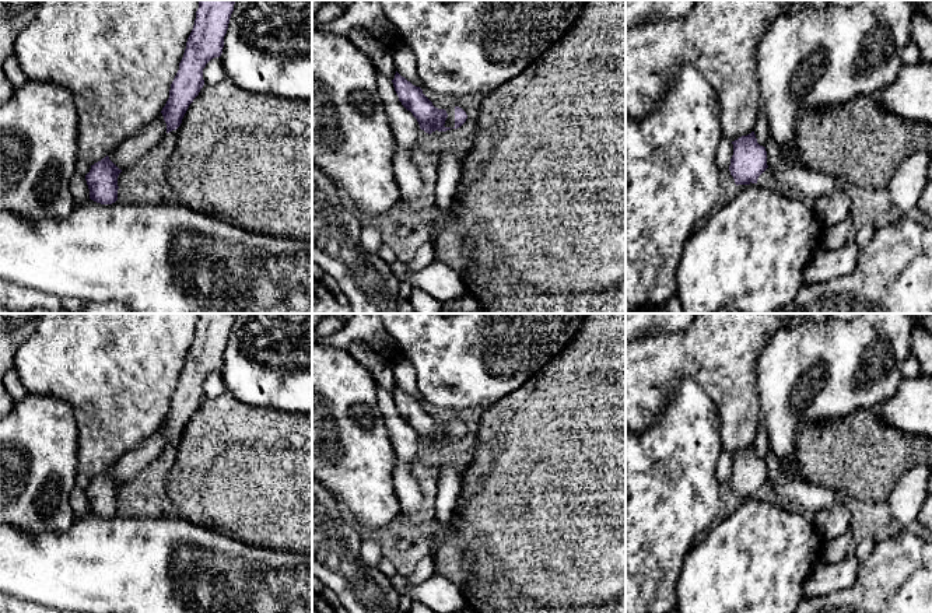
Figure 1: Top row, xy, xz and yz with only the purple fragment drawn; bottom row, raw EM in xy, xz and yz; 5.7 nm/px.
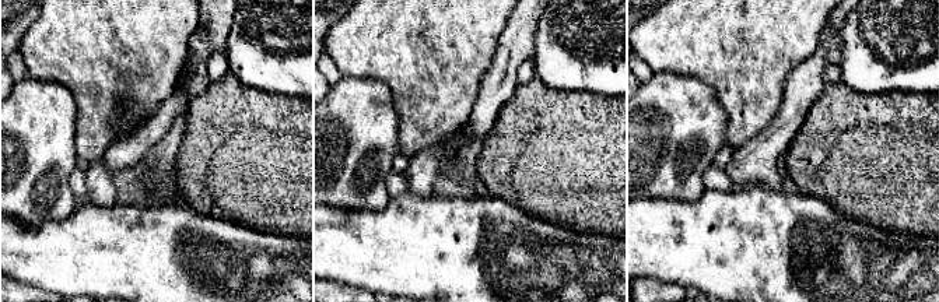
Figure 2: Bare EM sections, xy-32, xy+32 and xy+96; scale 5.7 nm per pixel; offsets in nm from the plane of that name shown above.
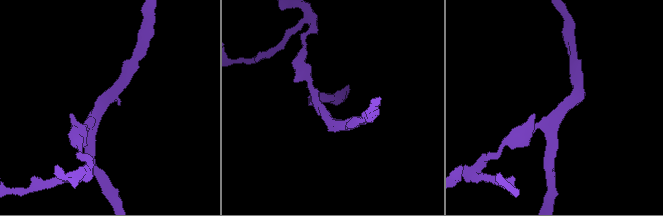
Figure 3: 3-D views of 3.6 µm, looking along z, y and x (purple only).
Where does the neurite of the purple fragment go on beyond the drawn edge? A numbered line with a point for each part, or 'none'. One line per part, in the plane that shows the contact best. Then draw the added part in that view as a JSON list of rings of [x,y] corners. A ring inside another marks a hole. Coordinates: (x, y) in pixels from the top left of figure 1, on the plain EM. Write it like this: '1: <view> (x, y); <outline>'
1: xz (449, 435); [[[455,420],[446,423],[448,431],[445,434],[445,441],[455,441]]]

